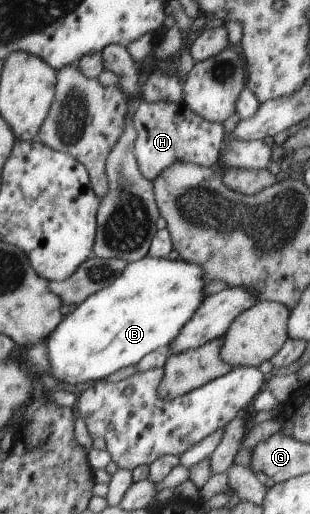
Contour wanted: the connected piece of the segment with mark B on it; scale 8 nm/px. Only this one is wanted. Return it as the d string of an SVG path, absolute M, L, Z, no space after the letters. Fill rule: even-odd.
M147 254L141 260L128 263L107 288L94 292L85 302L78 304L71 314L63 315L47 340L50 373L63 384L79 386L93 380L103 381L120 368L135 366L145 354L158 350L160 346L170 345L179 336L183 326L193 318L195 310L207 298L205 285L205 270L195 262L185 262L181 258L153 258Z

